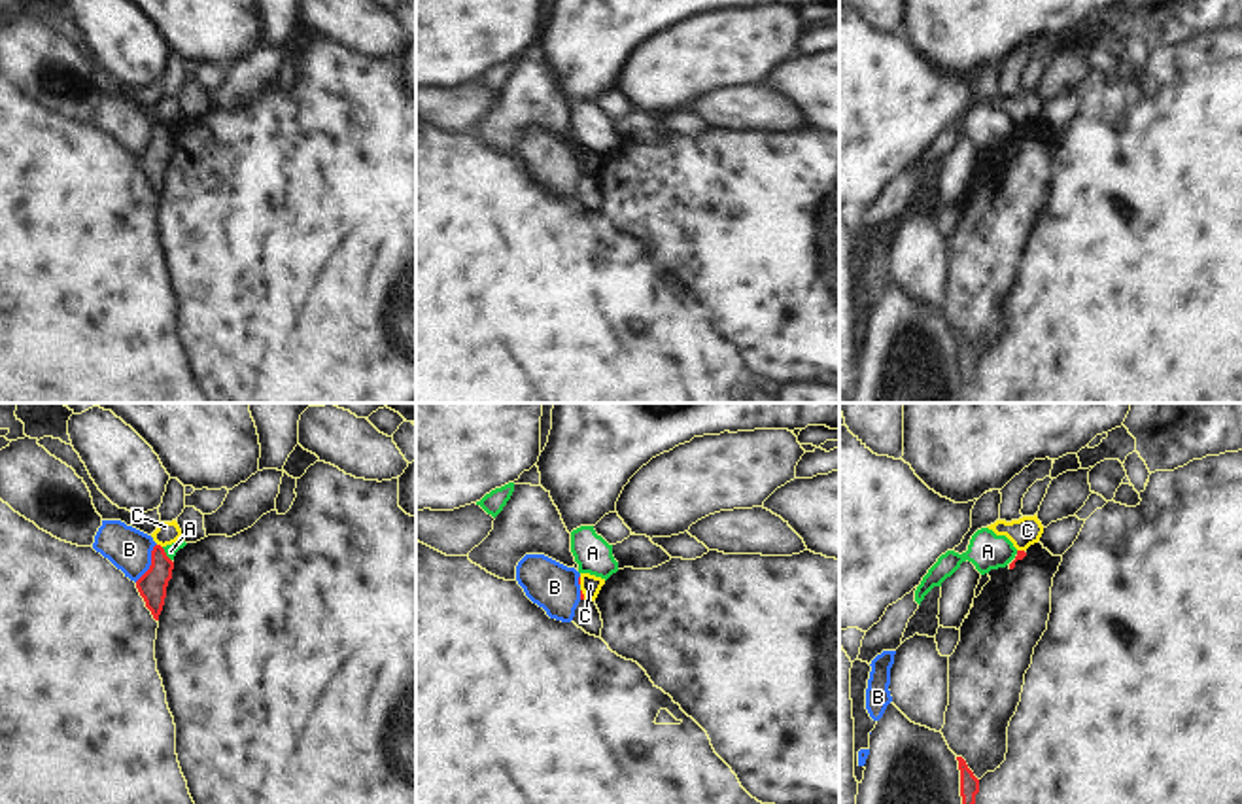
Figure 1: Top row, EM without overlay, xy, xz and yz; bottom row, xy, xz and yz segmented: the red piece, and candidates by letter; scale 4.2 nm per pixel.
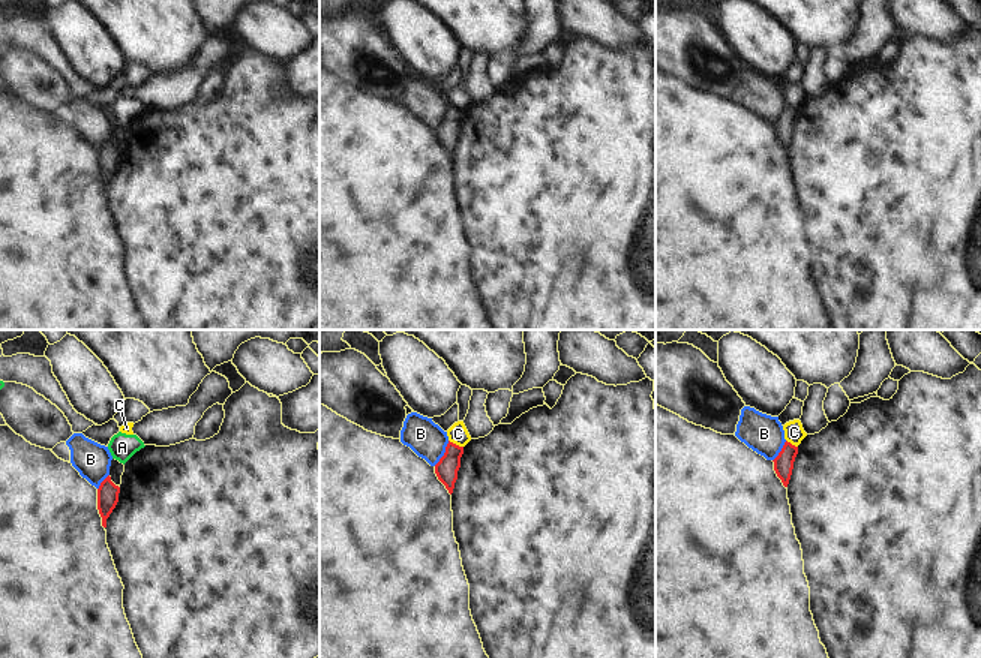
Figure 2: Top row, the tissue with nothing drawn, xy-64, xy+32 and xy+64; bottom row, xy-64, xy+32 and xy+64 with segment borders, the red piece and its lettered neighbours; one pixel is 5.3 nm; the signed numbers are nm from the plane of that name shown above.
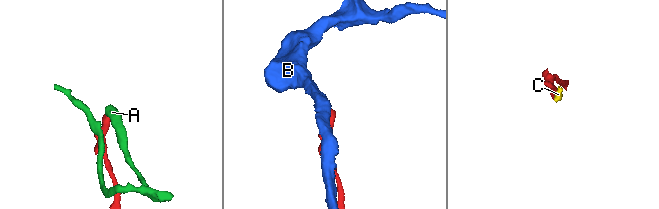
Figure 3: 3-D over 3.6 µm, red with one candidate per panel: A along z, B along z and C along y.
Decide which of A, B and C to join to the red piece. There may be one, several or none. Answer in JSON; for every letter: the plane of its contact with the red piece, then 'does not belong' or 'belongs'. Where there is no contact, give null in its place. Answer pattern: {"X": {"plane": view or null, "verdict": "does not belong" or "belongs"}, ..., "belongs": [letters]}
{"A": {"plane": "xy", "verdict": "does not belong"}, "B": {"plane": "xy", "verdict": "does not belong"}, "C": {"plane": "xy", "verdict": "does not belong"}, "belongs": []}

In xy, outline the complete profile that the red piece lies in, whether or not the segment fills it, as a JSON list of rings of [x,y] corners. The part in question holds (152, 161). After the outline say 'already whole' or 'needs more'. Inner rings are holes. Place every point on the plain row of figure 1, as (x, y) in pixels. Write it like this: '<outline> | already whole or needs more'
[[[155,121],[151,127],[149,146],[136,157],[136,165],[155,197],[159,197],[164,182],[166,163],[172,155],[172,146],[174,138],[166,132],[161,121]]] | already whole

